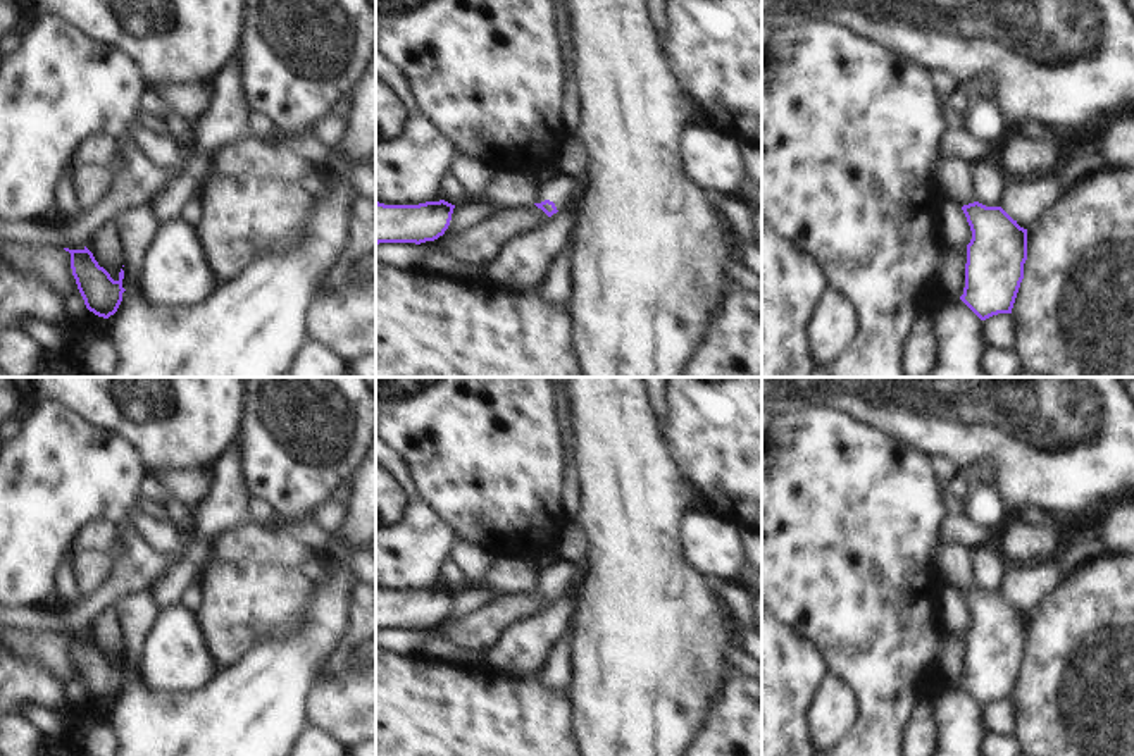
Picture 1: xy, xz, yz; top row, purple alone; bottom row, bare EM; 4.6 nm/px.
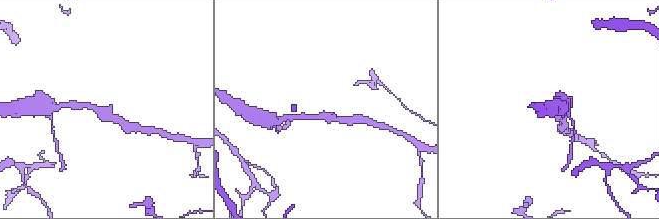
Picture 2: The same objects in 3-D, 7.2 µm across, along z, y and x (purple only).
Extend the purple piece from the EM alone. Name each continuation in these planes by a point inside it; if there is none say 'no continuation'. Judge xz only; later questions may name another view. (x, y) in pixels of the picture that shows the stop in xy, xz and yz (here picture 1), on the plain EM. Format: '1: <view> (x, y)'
1: xz (559, 576)

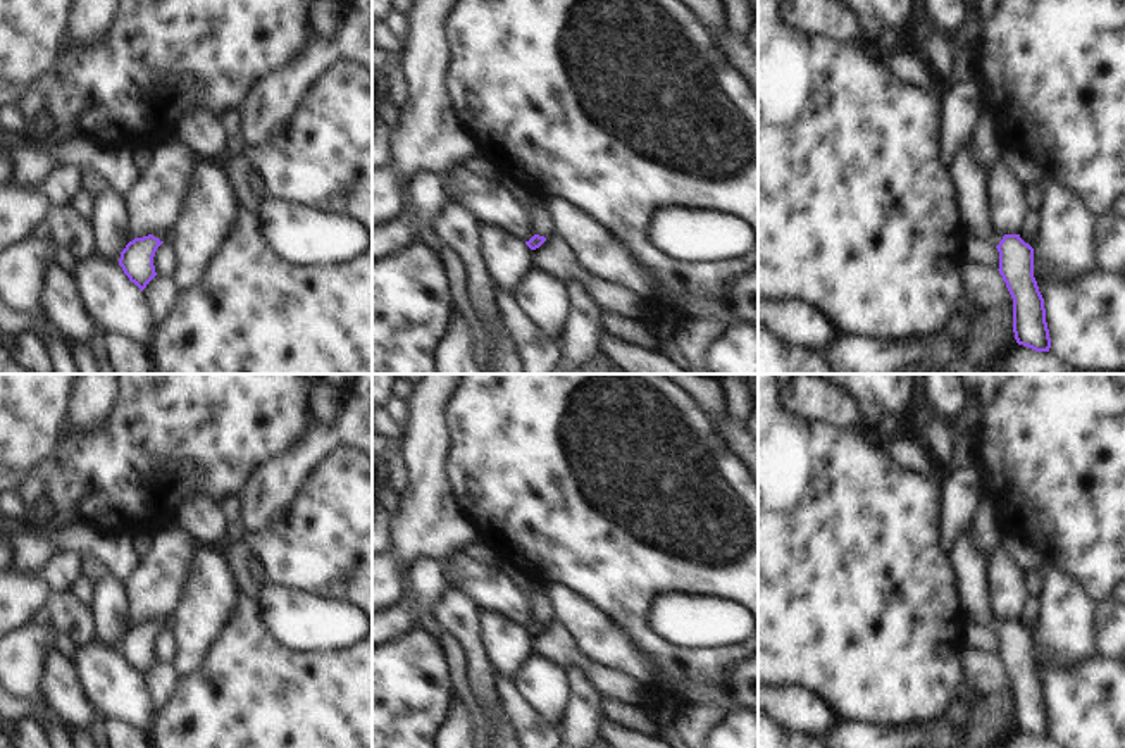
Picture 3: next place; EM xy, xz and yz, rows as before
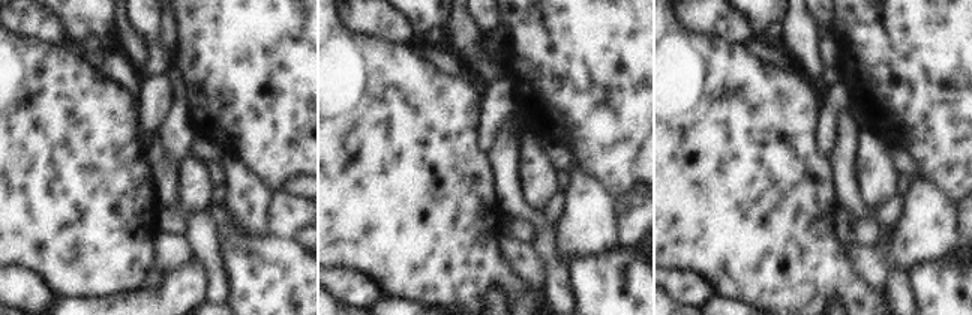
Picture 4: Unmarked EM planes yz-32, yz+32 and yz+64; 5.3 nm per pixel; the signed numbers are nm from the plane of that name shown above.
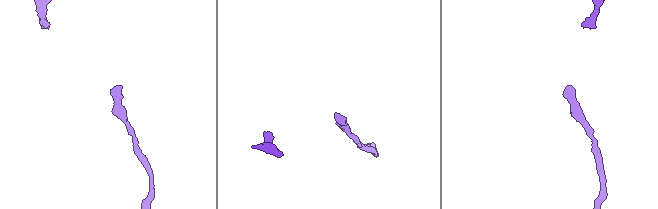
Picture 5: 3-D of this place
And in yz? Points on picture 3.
1: yz (972, 566)

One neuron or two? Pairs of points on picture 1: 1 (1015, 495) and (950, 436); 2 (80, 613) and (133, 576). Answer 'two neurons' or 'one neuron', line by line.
1: one neuron
2: one neuron

